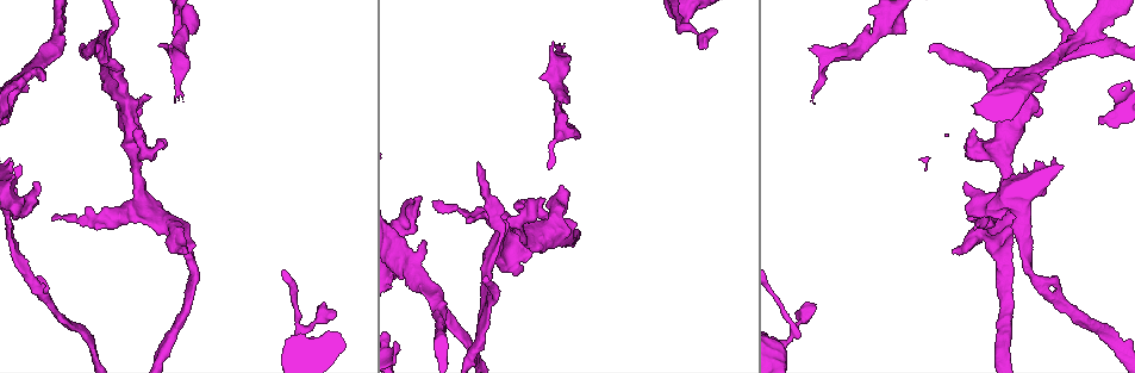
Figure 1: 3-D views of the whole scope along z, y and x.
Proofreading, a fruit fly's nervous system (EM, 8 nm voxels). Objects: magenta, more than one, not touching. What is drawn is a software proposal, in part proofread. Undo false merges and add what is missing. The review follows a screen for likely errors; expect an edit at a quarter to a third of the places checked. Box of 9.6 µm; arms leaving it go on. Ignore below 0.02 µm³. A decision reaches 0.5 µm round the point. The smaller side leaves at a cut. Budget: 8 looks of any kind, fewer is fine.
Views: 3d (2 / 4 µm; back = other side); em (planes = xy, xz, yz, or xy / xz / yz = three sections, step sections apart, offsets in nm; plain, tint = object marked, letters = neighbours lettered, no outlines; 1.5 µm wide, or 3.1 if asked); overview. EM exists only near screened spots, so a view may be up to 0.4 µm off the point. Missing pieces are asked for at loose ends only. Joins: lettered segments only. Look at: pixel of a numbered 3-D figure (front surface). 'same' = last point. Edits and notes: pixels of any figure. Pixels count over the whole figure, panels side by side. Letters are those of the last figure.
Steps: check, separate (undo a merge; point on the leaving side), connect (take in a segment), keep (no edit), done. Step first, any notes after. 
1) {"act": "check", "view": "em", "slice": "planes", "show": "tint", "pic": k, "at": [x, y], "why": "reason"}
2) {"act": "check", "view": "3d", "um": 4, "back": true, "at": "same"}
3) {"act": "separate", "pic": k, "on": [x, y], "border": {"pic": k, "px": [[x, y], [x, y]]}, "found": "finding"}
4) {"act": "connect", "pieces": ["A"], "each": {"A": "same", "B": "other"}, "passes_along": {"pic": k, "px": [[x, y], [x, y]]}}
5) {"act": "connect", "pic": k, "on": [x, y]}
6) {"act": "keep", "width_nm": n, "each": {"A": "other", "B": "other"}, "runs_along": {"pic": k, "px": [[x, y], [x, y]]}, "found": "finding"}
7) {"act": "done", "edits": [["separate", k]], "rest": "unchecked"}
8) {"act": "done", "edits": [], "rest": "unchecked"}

{"act": "check", "view": "em", "slice": "xy", "step": 4, "show": "tint", "pic": 1, "at": [181, 252], "why": "free end"}

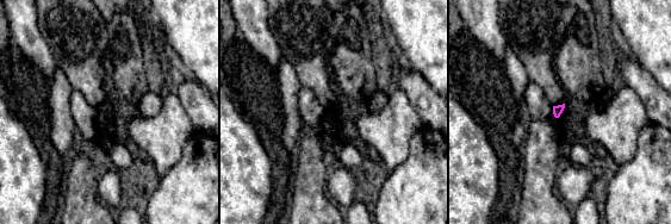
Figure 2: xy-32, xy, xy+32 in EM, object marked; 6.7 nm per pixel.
{"act": "check", "view": "em", "slice": "planes", "show": "letters", "at": "same", "why": "another direction"}

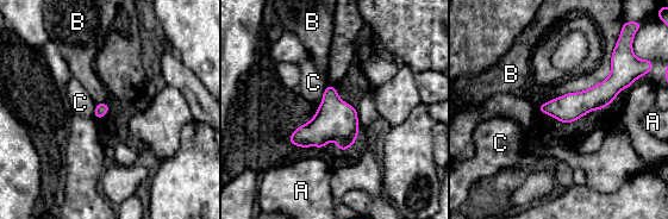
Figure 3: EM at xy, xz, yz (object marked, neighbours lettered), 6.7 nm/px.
{"act": "keep", "each": {"A": "other", "B": "other", "C": "other"}, "border": {"pic": 3, "px": [[611, 62], [598, 83], [537, 107]]}, "found": "none of them fits"}

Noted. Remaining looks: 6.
{"act": "check", "view": "em", "slice": "planes", "show": "plain", "pic": 1, "at": [179, 97], "why": "branch stops here"}

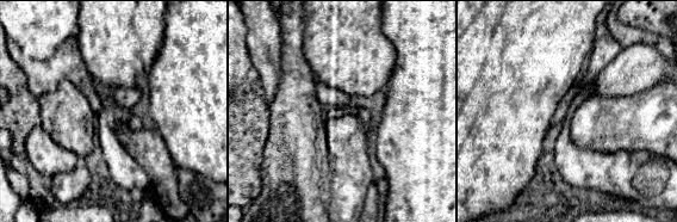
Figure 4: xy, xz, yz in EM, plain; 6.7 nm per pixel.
{"act": "check", "view": "em", "slice": "planes", "show": "tint", "at": "same"}

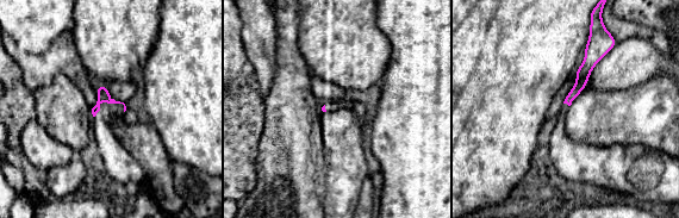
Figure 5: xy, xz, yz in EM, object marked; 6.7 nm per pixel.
{"act": "check", "view": "em", "slice": "planes", "show": "letters", "at": "same", "why": "see the neighbours"}

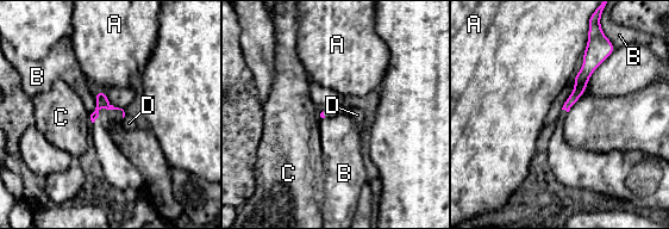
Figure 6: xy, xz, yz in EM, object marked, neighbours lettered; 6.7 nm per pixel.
{"act": "keep", "each": {"A": "other", "B": "other", "C": "other", "D": "other"}, "found": "none of them fits"}

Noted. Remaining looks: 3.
{"act": "check", "view": "3d", "um": 2, "pic": 1, "at": [717, 32], "why": "an open end"}

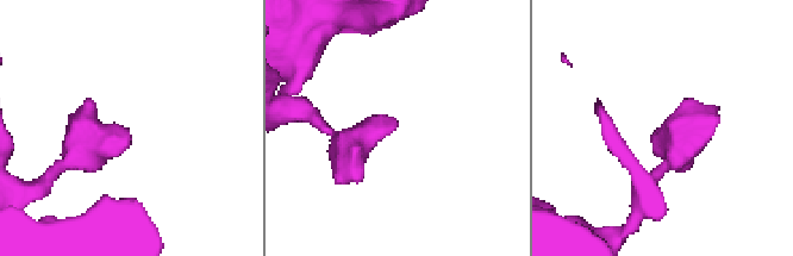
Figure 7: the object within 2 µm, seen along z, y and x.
{"act": "check", "view": "em", "slice": "xz", "step": 8, "show": "letters", "pic": 7, "at": [654, 145]}

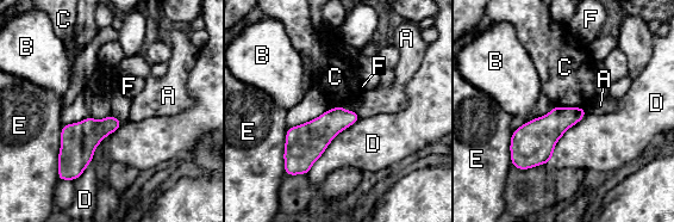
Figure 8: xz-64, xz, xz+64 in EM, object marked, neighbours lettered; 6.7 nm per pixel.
{"act": "check", "view": "em", "slice": "planes", "show": "letters", "at": "same"}

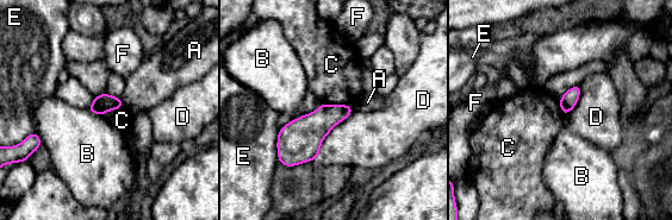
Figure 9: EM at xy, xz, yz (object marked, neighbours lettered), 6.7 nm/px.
{"act": "keep", "longest_contact_nm": ["D", 420], "each": {"A": "other", "B": "other", "C": "other", "D": "other", "E": "other", "F": "other"}, "border": {"pic": 9, "px": [[323, 102], [348, 104], [350, 106]]}, "found": "no lettered segment goes on from it"}

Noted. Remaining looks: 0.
{"act": "done", "edits": [], "rest": "unchecked"}

